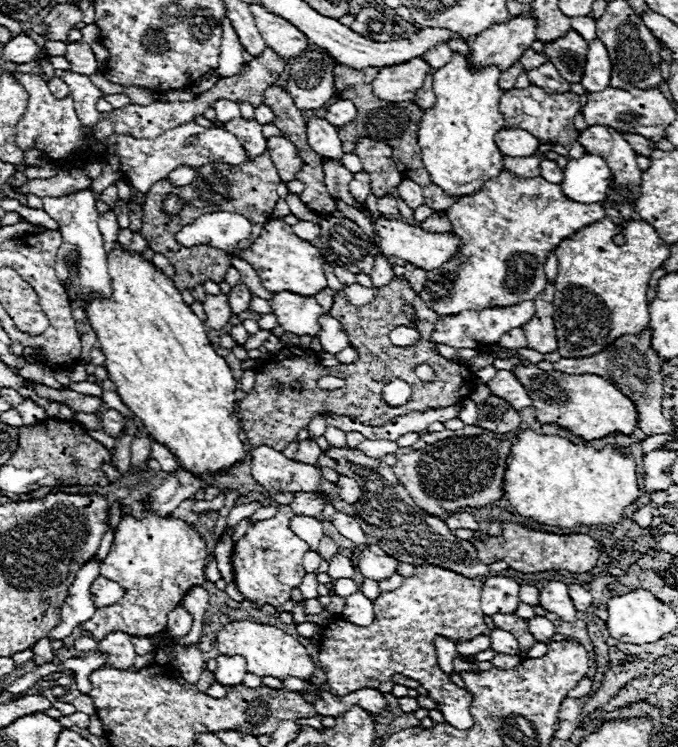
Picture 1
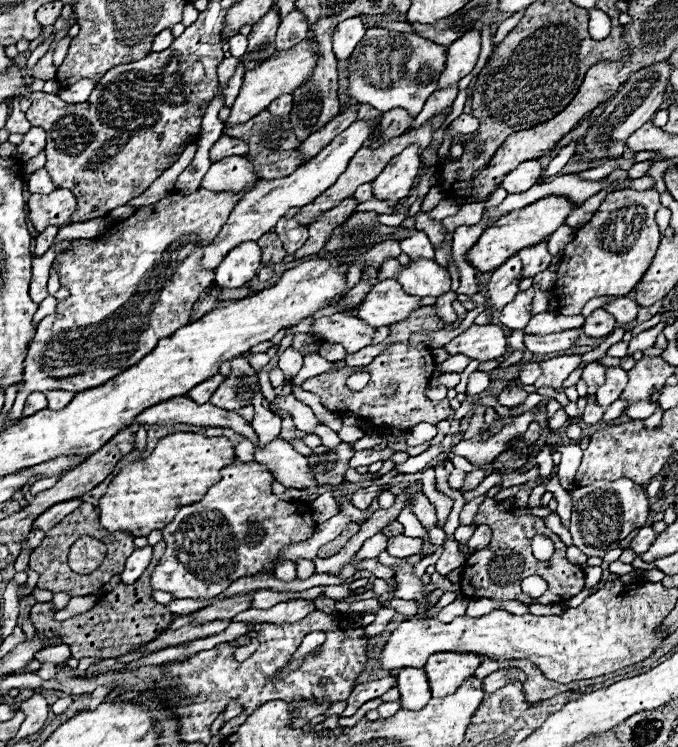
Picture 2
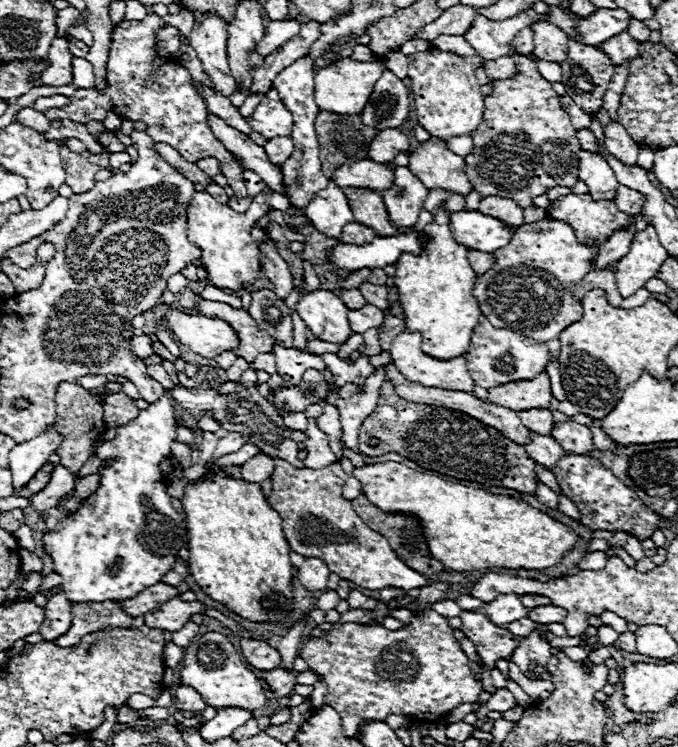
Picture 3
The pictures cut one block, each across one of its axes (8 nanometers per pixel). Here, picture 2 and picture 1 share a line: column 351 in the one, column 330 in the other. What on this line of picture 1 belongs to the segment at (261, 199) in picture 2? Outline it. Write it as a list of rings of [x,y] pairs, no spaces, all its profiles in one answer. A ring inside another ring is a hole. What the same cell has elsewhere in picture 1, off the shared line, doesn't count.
[[[312,116],[308,118],[308,144],[320,158],[330,156],[330,160],[338,160],[342,164],[342,142],[338,138],[338,130],[328,124],[324,118]]]

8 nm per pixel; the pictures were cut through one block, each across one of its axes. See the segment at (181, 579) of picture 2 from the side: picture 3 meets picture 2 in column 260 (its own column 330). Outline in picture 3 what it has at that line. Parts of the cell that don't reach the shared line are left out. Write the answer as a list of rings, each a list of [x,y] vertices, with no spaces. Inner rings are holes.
[[[276,458],[274,464],[276,468],[272,472],[274,488],[270,494],[270,506],[282,518],[282,528],[292,552],[306,558],[322,558],[330,572],[368,590],[382,590],[386,586],[412,590],[428,586],[422,574],[396,558],[384,536],[364,524],[364,520],[354,512],[352,502],[342,498],[346,474],[338,462],[322,470],[294,468]]]

